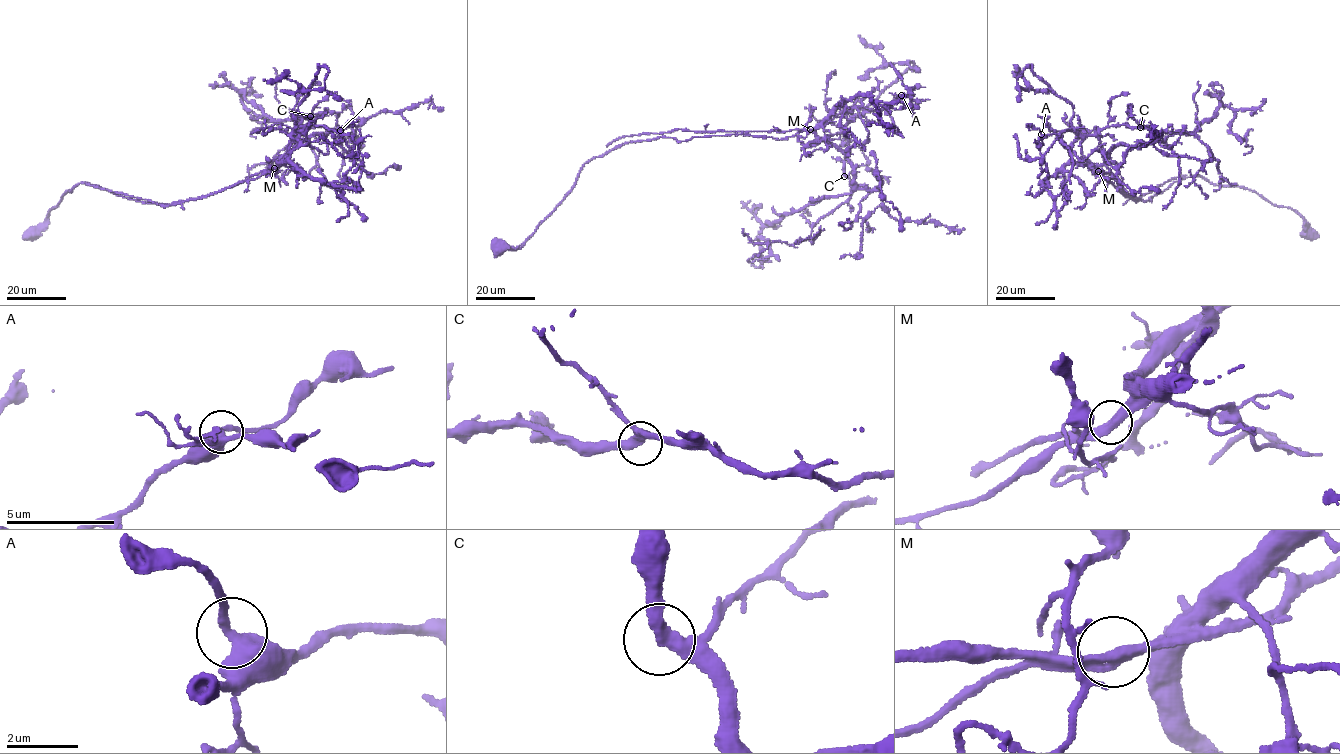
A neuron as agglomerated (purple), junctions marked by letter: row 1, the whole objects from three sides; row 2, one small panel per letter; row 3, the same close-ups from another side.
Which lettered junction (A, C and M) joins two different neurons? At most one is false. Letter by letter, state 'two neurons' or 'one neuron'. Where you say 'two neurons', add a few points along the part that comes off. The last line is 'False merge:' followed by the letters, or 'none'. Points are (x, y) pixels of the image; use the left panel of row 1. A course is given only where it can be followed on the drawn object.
A: one neuron
C: one neuron
M: two neurons; foreign part runs (274, 168), (298, 136), (304, 116), (323, 116), (304, 115), (299, 133), (272, 161), (248, 169), (246, 177)
False merge: M

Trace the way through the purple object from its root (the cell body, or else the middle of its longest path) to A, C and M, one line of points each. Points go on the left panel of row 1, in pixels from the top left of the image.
A: (30, 234), (66, 191), (80, 183), (139, 202), (171, 204), (213, 194), (274, 169), (308, 125), (340, 130)
C: (30, 234), (80, 183), (171, 204), (234, 186), (272, 169), (310, 116)
M: (30, 234), (66, 191), (80, 183), (139, 202), (171, 204), (213, 194), (274, 168)

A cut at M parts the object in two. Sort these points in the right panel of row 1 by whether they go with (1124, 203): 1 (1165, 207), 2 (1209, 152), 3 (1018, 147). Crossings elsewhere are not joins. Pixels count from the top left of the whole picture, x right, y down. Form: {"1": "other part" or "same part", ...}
{"1": "same part", "2": "same part", "3": "other part"}

